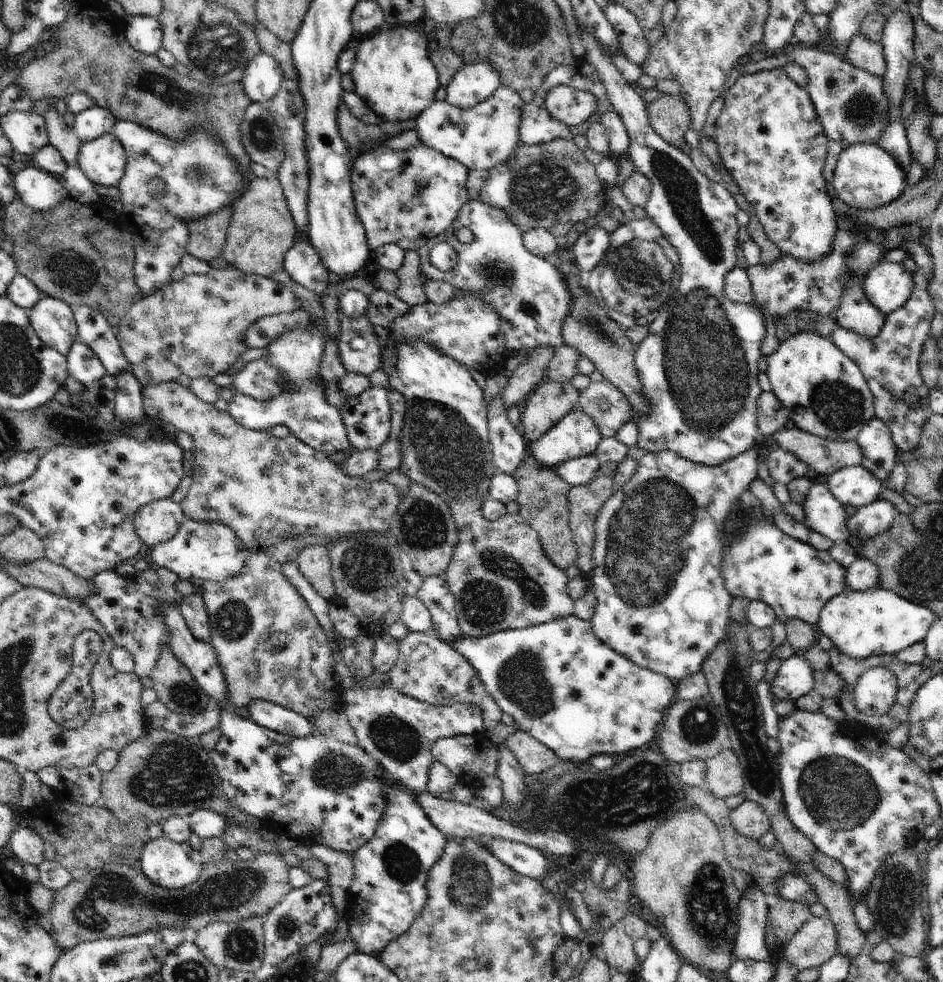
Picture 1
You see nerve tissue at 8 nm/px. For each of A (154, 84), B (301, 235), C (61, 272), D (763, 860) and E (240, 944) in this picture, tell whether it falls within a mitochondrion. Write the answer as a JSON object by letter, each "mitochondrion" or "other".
{"A":"mitochondrion","B":"other","C":"mitochondrion","D":"other","E":"mitochondrion"}

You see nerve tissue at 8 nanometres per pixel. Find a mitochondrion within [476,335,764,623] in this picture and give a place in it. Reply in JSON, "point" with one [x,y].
{"point":[649,535]}

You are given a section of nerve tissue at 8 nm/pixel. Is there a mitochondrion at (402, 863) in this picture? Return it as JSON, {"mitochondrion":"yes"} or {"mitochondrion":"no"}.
{"mitochondrion":"yes"}

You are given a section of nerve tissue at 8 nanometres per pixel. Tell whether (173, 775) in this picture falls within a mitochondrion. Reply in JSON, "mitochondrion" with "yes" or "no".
{"mitochondrion":"yes"}

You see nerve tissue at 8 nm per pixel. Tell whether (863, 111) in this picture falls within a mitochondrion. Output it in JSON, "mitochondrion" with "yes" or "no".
{"mitochondrion":"yes"}

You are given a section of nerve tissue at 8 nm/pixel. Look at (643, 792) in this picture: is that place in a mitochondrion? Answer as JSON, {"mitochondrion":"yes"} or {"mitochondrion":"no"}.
{"mitochondrion":"yes"}

